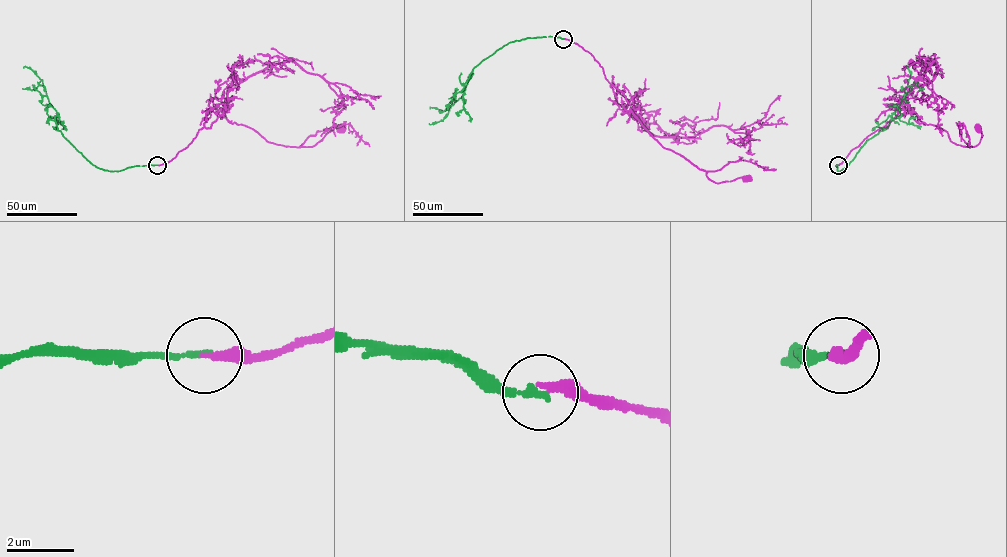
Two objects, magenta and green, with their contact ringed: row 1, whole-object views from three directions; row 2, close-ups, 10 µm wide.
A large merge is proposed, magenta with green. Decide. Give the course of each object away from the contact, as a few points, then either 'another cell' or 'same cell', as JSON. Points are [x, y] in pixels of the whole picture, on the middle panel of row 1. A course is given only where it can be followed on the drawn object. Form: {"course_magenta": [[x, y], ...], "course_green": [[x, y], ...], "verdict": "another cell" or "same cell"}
{"course_magenta": [[563, 39], [589, 52], [606, 79], [632, 103], [632, 114], [664, 148], [704, 170], [716, 183], [747, 178]], "course_green": [[563, 39], [551, 36], [510, 42], [474, 67], [461, 92], [463, 95], [449, 109], [430, 109]], "verdict": "same cell"}

